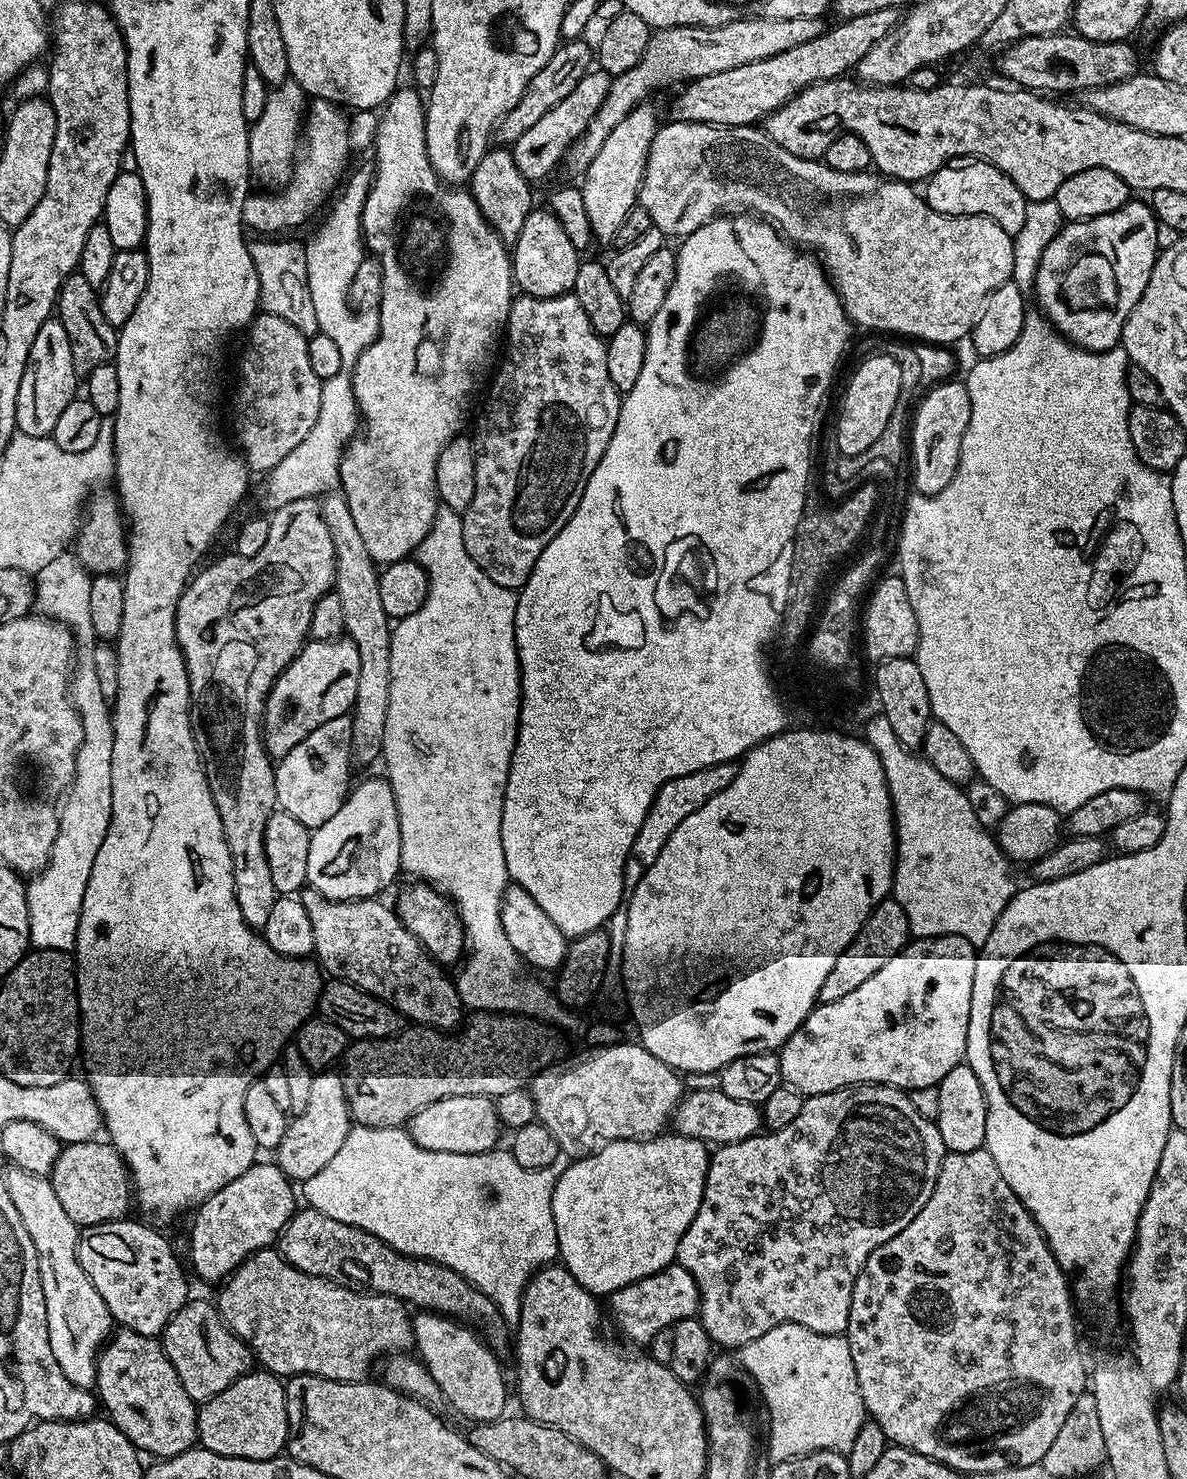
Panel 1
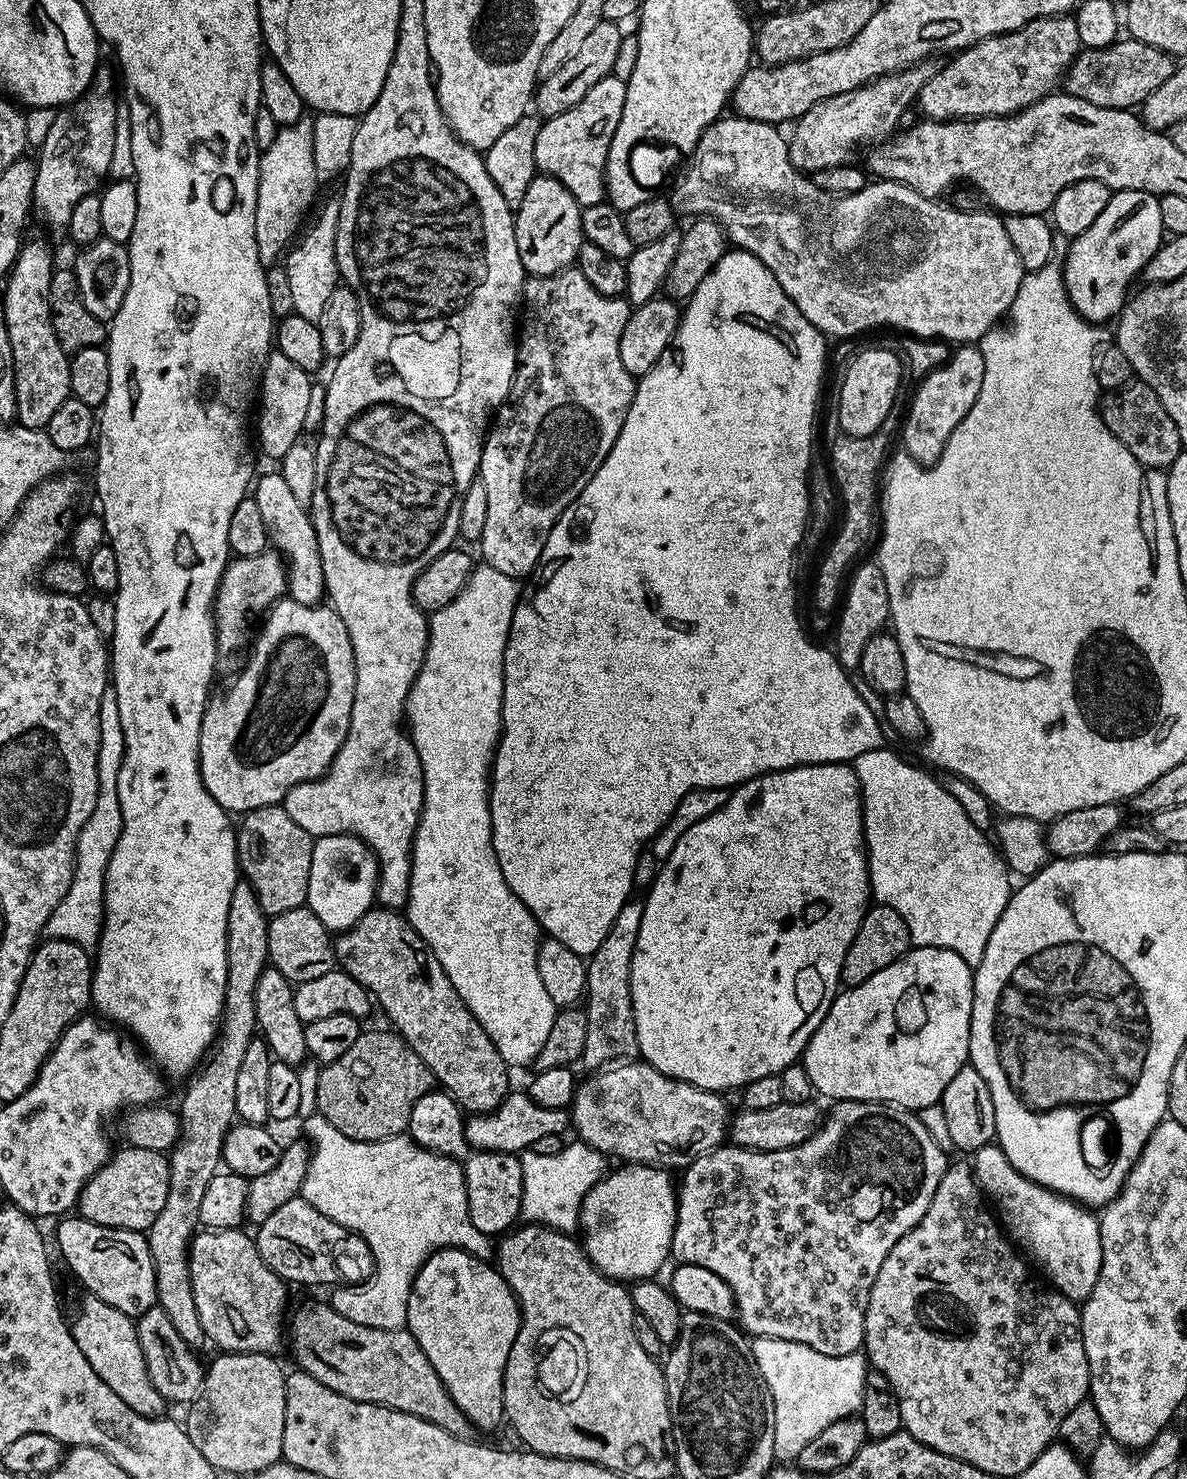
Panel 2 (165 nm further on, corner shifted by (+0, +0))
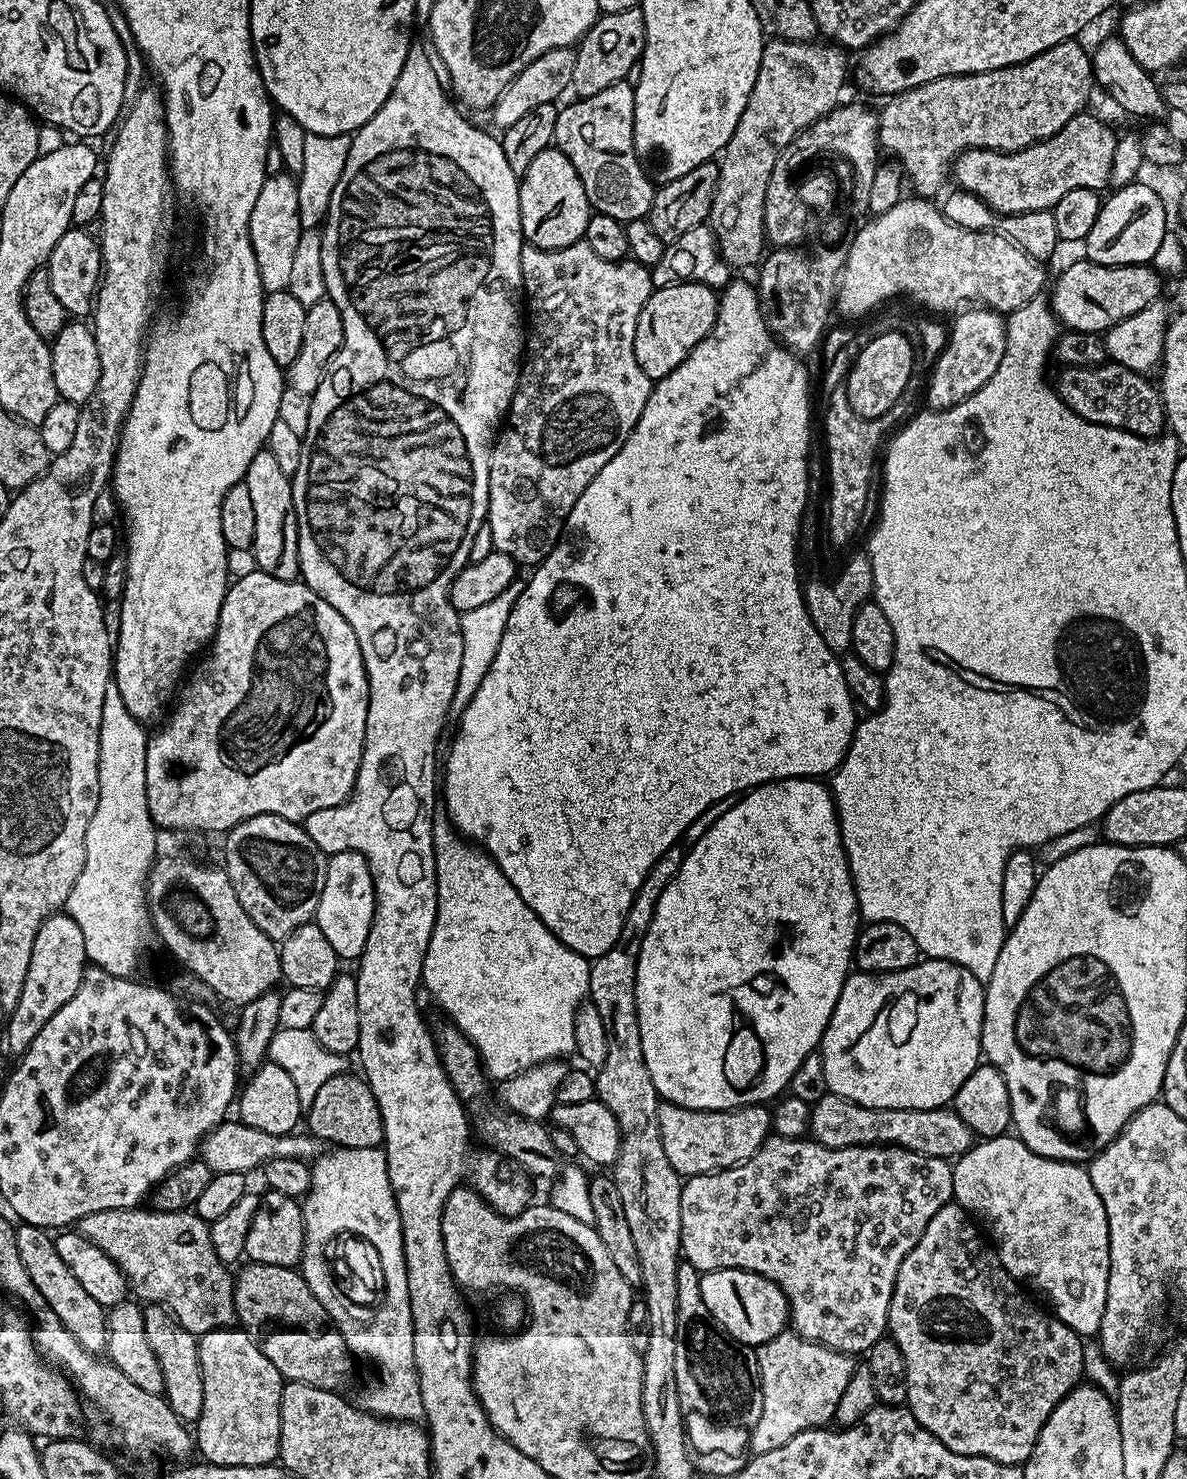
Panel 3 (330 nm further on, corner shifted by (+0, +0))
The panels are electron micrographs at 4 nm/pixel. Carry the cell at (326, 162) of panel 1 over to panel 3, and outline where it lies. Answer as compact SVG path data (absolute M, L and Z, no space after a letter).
M289 173L268 176L251 211L251 245L258 261L258 270L265 293L287 291L290 284L291 266L294 263L295 247L302 231L298 214L298 185Z

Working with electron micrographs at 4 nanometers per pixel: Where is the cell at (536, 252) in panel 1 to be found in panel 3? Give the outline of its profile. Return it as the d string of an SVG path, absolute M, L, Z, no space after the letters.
M549 146L526 166L520 181L520 225L525 241L542 250L558 250L584 239L586 222L592 215L582 178L560 149Z

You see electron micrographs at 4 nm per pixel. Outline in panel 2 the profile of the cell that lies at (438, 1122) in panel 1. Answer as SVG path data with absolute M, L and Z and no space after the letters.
M512 1090L493 1112L469 1115L464 1126L464 1136L472 1150L519 1154L531 1149L532 1144L538 1142L538 1138L546 1138L546 1134L564 1136L569 1128L570 1116L565 1109L538 1106L528 1097L527 1091Z

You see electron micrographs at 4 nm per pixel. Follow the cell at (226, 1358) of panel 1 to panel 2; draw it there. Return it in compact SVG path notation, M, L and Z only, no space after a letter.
M154 1307L146 1310L136 1320L136 1333L138 1334L138 1346L142 1346L142 1358L146 1358L146 1370L150 1382L154 1382L154 1390L162 1394L162 1398L169 1404L181 1404L187 1406L195 1400L200 1393L200 1387L204 1385L205 1365L200 1365L197 1353L174 1330L174 1322L166 1318L166 1310Z

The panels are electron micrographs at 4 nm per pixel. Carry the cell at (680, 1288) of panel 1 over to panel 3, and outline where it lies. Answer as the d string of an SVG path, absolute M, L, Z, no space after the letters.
M723 1268L705 1272L700 1277L702 1302L714 1318L718 1318L725 1332L734 1334L738 1342L759 1346L779 1336L790 1324L787 1294L764 1276L741 1268Z

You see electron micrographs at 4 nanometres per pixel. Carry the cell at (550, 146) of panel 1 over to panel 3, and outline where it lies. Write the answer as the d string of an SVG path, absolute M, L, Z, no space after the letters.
M625 82L606 86L602 94L594 94L583 98L573 99L573 104L561 107L556 113L554 126L554 144L566 158L570 158L574 170L578 170L578 178L582 178L582 186L586 190L588 204L593 213L601 212L615 220L643 220L656 197L654 184L648 181L644 173L641 157L636 154L634 146L634 94L633 85Z

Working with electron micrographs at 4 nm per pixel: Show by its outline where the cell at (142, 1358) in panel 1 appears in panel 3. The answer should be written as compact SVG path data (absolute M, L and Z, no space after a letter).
M21 1223L16 1228L16 1241L22 1266L26 1266L26 1274L30 1274L34 1286L38 1286L38 1294L46 1298L50 1310L58 1314L62 1326L66 1326L66 1330L70 1330L70 1334L74 1334L74 1338L78 1338L78 1342L86 1350L97 1354L103 1353L108 1347L106 1310L101 1304L94 1302L94 1298L86 1294L78 1278L70 1274L70 1266L66 1266L66 1262L62 1262L62 1257L58 1254L53 1233L46 1228Z

